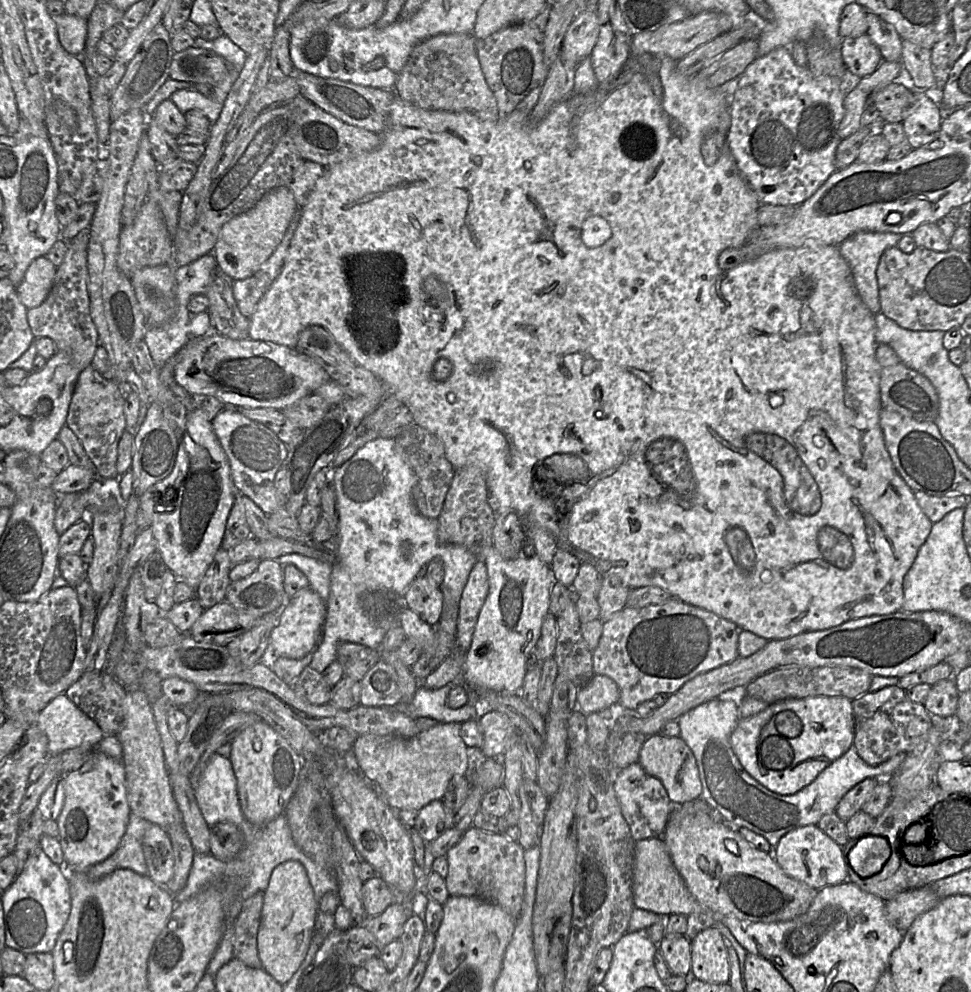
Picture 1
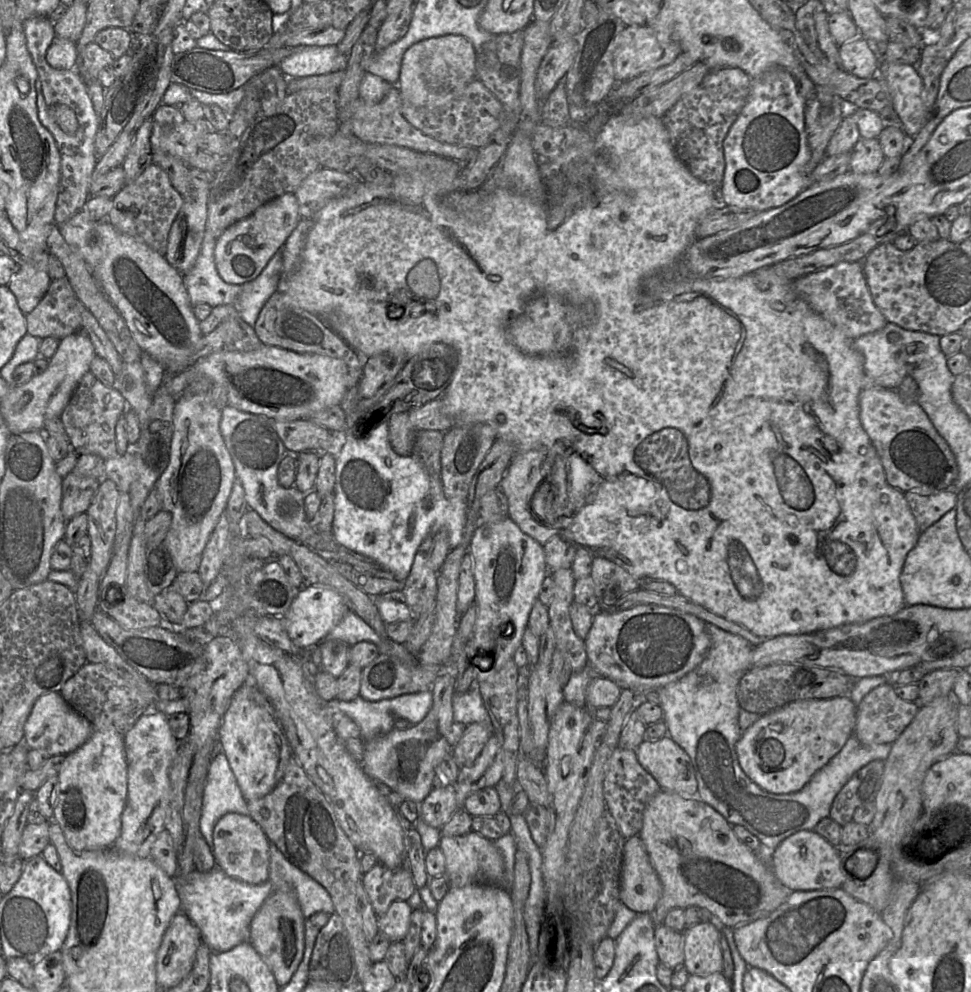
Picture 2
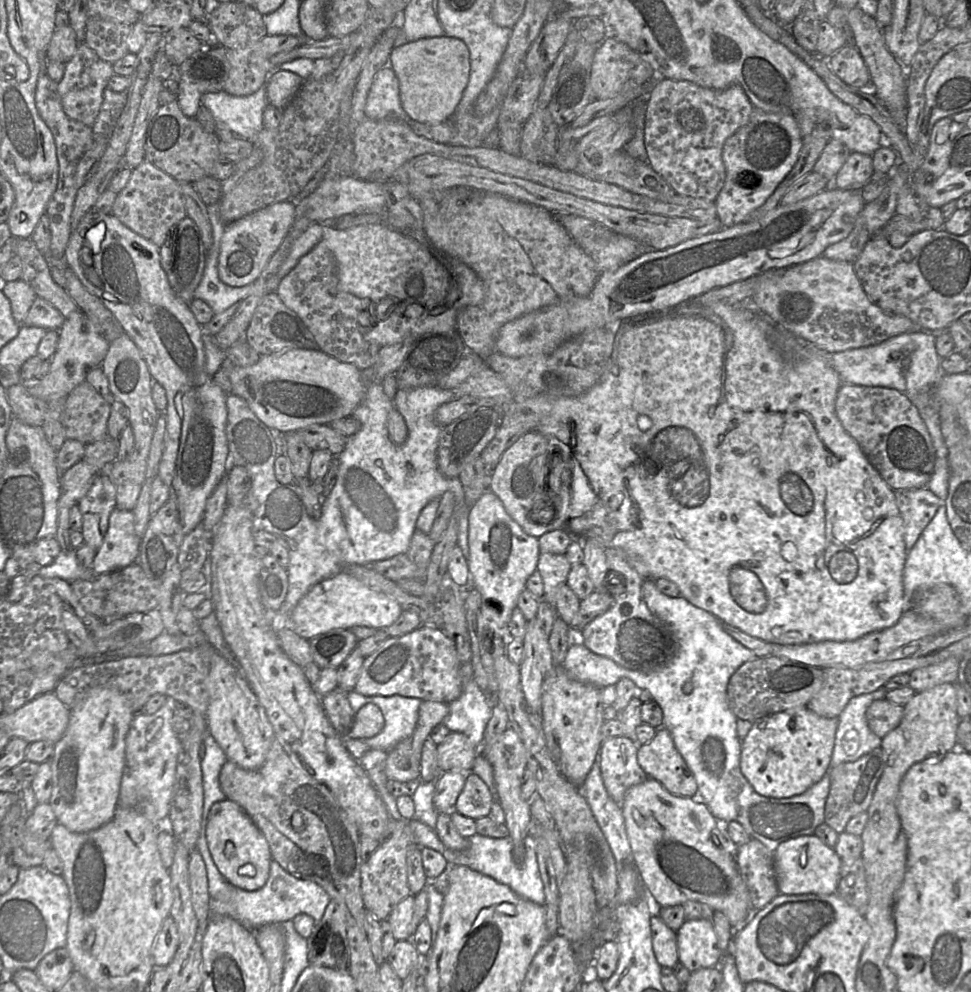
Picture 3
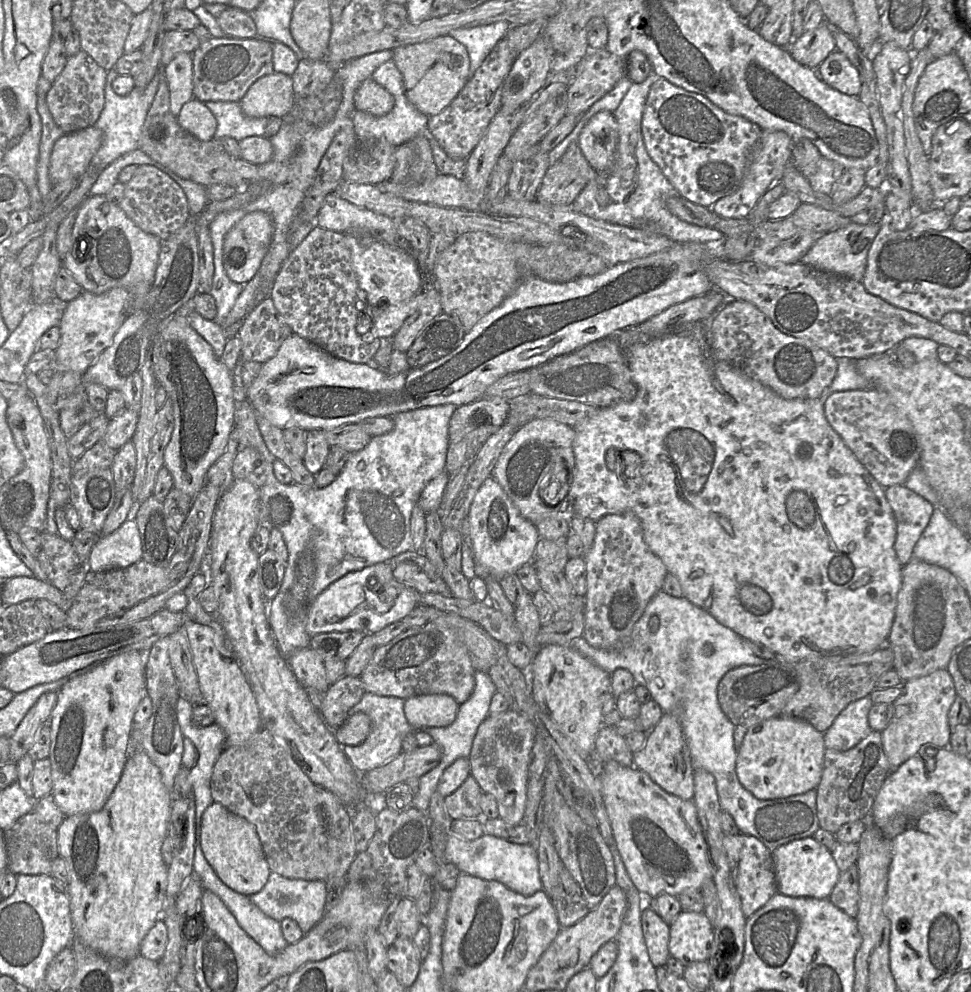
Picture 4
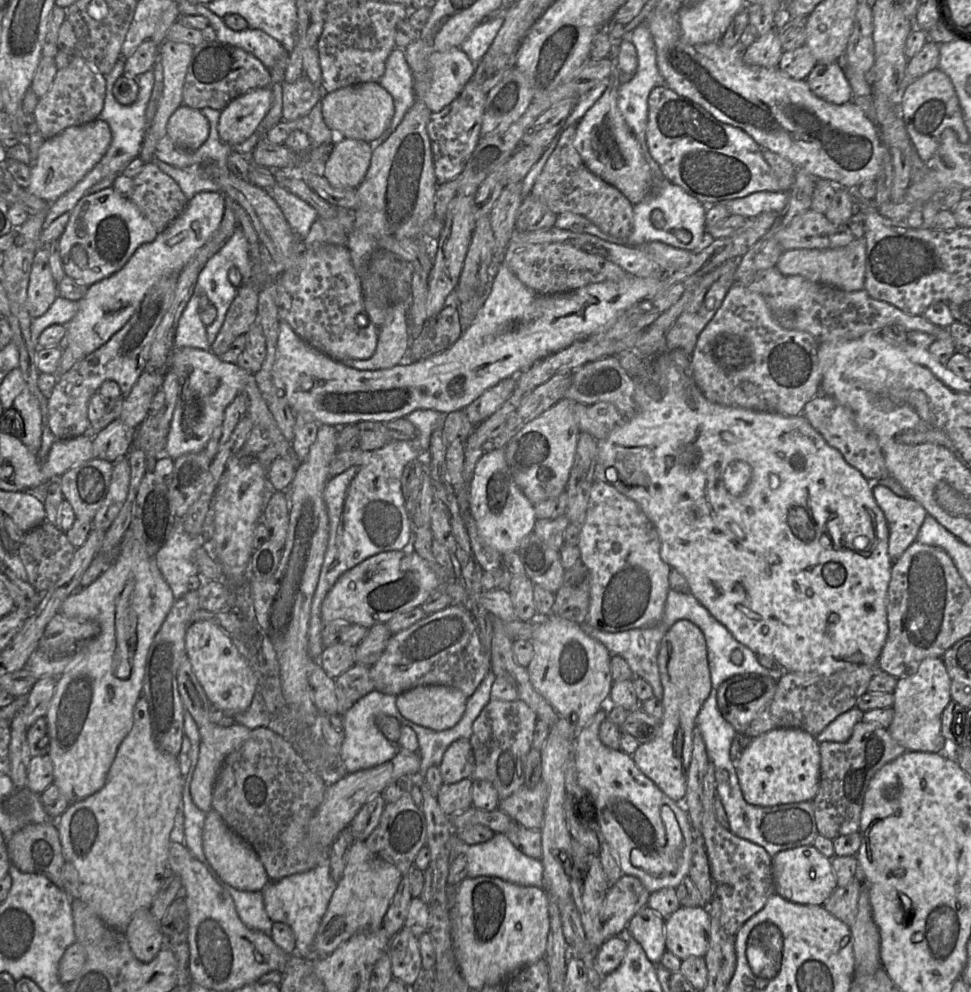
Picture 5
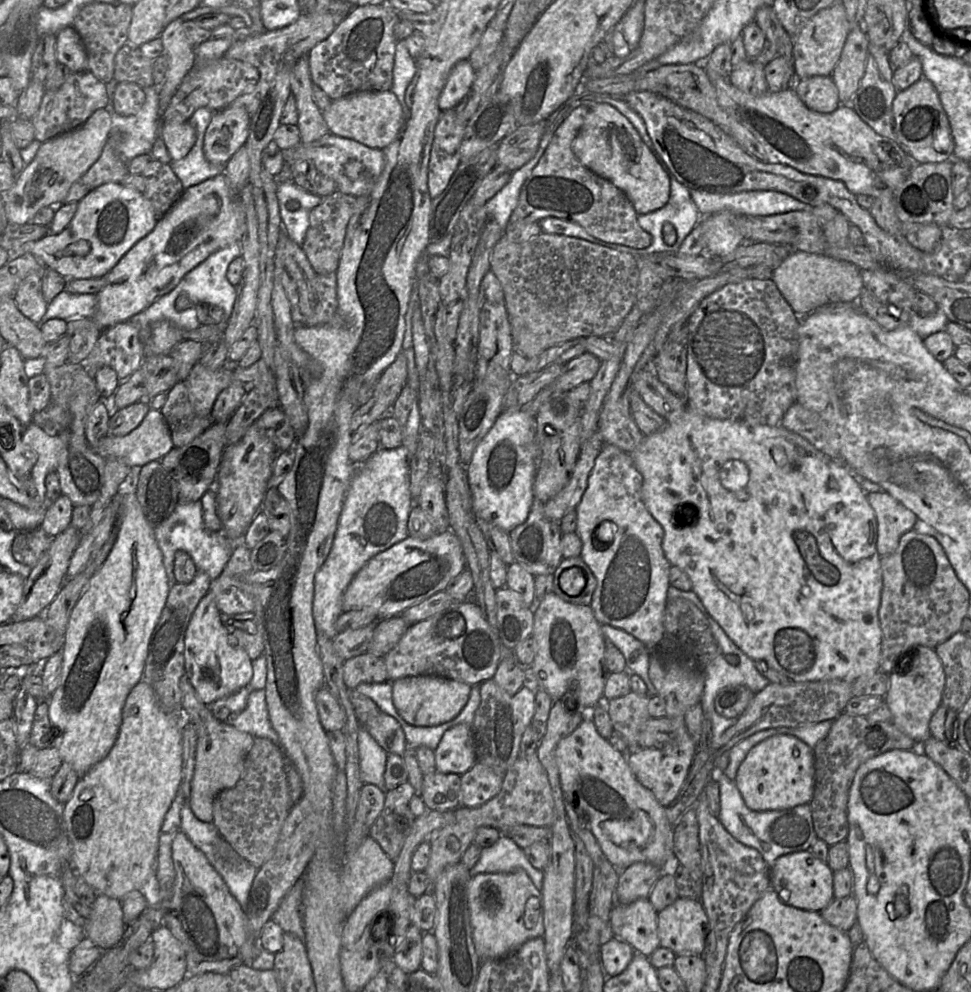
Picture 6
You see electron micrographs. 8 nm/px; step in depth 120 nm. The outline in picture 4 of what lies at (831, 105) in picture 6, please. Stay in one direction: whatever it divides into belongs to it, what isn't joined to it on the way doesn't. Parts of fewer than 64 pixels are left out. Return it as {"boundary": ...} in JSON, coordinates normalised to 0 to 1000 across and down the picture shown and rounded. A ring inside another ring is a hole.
{"boundary":[[[857,52],[841,69],[841,75],[856,89],[884,98],[887,91],[885,73],[867,52]]]}

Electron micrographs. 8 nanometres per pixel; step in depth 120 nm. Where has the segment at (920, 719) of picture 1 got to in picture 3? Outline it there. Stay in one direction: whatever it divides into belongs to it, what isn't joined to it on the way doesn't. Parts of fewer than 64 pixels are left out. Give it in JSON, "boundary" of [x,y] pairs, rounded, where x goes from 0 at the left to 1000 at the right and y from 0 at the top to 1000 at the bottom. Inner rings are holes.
{"boundary":[[[911,704],[899,707],[892,717],[894,732],[906,745],[927,730],[930,721],[930,711]]]}

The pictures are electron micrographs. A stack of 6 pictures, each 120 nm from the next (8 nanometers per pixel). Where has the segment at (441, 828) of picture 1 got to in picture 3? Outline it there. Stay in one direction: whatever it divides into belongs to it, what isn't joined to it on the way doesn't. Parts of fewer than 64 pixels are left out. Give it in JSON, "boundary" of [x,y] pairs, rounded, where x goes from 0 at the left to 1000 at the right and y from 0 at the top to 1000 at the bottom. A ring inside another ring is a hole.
{"boundary":[[[463,776],[456,778],[448,787],[446,810],[452,820],[469,818],[472,802],[477,796],[481,778]]]}

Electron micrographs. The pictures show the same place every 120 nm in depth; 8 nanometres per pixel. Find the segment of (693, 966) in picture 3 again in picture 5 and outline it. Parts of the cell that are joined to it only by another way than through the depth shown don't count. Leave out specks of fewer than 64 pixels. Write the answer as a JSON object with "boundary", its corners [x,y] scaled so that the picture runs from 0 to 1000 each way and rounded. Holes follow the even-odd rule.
{"boundary":[[[728,912],[700,913],[685,926],[685,954],[700,968],[725,965],[731,945],[731,921]]]}

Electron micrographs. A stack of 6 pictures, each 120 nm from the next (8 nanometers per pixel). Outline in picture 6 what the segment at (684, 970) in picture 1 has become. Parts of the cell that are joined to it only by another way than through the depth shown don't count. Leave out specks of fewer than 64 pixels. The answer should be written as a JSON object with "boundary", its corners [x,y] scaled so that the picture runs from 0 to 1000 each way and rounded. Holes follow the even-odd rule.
{"boundary":[[[667,905],[649,911],[633,910],[627,921],[627,940],[668,965],[680,955],[677,921]]]}

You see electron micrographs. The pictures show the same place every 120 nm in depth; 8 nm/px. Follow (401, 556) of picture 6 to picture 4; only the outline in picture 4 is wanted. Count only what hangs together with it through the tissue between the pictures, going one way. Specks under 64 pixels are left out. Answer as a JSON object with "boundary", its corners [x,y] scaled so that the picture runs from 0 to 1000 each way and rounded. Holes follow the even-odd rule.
{"boundary":[[[401,566],[390,567],[355,579],[326,600],[316,612],[315,635],[320,642],[330,638],[353,636],[385,639],[398,630],[414,625],[433,609],[433,601],[434,599],[428,594],[406,583]]]}

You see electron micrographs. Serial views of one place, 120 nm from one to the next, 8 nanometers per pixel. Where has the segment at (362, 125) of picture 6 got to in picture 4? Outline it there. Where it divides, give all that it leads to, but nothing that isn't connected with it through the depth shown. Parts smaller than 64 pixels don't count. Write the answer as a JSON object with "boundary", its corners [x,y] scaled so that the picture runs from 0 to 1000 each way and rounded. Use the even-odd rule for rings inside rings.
{"boundary":[[[383,78],[376,80],[365,95],[365,106],[368,112],[377,113],[384,117],[394,117],[406,107],[405,97]]]}

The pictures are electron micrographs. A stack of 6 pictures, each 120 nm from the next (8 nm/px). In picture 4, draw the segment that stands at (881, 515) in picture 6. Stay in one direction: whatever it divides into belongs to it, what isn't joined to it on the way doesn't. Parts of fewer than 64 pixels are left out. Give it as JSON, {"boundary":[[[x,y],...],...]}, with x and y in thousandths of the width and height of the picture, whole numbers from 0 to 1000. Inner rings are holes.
{"boundary":[[[931,489],[911,492],[912,503],[923,524],[921,548],[929,571],[940,563],[940,553],[955,531],[963,510]]]}

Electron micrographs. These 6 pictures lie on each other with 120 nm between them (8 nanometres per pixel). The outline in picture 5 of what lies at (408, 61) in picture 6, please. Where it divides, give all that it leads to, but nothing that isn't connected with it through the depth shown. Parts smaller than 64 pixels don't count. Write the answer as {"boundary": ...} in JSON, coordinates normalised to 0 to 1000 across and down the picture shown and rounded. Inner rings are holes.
{"boundary":[[[408,47],[403,52],[389,84],[403,95],[407,113],[400,129],[382,144],[384,147],[394,144],[407,132],[427,103],[426,79],[415,49]]]}

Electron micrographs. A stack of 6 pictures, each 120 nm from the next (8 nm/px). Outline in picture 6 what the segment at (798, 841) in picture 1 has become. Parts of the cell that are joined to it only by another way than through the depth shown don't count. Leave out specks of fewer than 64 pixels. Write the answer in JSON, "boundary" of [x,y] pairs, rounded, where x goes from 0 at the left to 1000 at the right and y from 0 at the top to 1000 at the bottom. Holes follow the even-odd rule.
{"boundary":[[[834,857],[816,859],[801,864],[793,875],[794,895],[809,911],[822,916],[844,919],[859,905],[858,878]]]}

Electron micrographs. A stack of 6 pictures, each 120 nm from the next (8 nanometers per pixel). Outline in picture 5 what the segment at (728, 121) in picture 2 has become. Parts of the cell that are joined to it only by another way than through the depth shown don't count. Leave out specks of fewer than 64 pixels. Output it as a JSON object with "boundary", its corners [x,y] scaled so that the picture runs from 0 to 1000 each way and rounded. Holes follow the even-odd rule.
{"boundary":[[[684,84],[676,86],[667,98],[665,142],[670,157],[680,167],[684,177],[718,200],[726,210],[778,194],[806,193],[795,169],[786,159],[786,149],[773,137],[761,129],[738,121],[721,106],[699,96]]]}

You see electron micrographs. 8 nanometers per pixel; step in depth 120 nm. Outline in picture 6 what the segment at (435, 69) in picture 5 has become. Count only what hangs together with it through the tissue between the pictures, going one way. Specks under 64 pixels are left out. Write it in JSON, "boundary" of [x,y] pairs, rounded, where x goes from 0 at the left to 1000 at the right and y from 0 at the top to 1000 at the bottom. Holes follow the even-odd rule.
{"boundary":[[[483,59],[472,61],[464,70],[451,100],[455,112],[469,109],[484,92],[489,72]]]}

